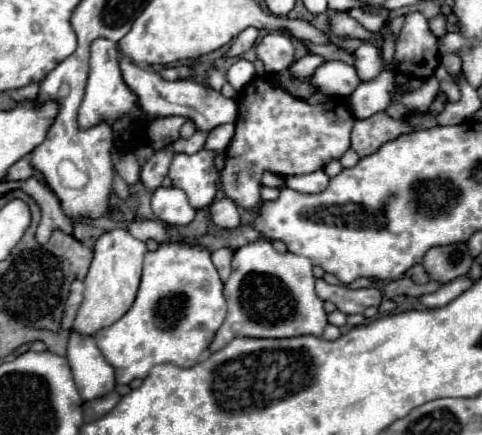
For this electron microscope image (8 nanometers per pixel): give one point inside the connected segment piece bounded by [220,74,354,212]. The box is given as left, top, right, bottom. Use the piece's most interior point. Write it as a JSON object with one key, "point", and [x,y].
{"point":[276,132]}

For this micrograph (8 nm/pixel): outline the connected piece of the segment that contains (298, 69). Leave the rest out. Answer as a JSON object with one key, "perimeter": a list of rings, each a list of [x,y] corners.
{"perimeter":[[[310,54],[310,56],[304,56],[304,58],[300,58],[298,62],[294,62],[290,68],[292,68],[292,72],[294,72],[296,78],[306,78],[306,76],[314,74],[316,68],[320,68],[324,62],[326,62],[326,60],[324,60],[322,56]]]}

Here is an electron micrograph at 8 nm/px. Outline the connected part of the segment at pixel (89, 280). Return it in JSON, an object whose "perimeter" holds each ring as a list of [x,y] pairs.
{"perimeter":[[[112,230],[102,234],[94,246],[94,260],[84,278],[84,300],[76,312],[72,330],[82,336],[94,336],[98,330],[112,326],[130,306],[134,304],[140,276],[142,258],[146,254],[146,244],[136,240],[128,230]]]}

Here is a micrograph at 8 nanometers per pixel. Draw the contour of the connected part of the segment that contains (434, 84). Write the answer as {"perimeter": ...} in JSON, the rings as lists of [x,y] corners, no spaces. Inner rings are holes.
{"perimeter":[[[430,76],[428,80],[424,80],[424,84],[410,94],[404,94],[400,98],[400,102],[408,108],[408,110],[416,110],[416,112],[426,112],[428,106],[432,104],[436,92],[440,88],[440,80],[436,76]]]}

